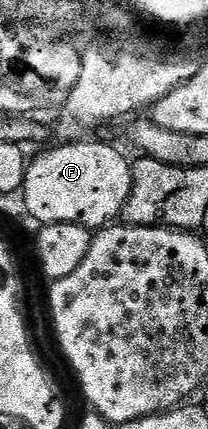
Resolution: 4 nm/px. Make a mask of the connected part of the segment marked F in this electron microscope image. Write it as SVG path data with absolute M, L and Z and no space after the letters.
M79 139L72 144L56 144L55 149L48 148L43 151L48 153L30 158L27 174L23 180L22 193L27 208L26 216L39 221L40 226L53 223L77 223L95 231L114 222L122 214L131 190L132 162L126 161L113 146L106 145L103 141L87 140Z

